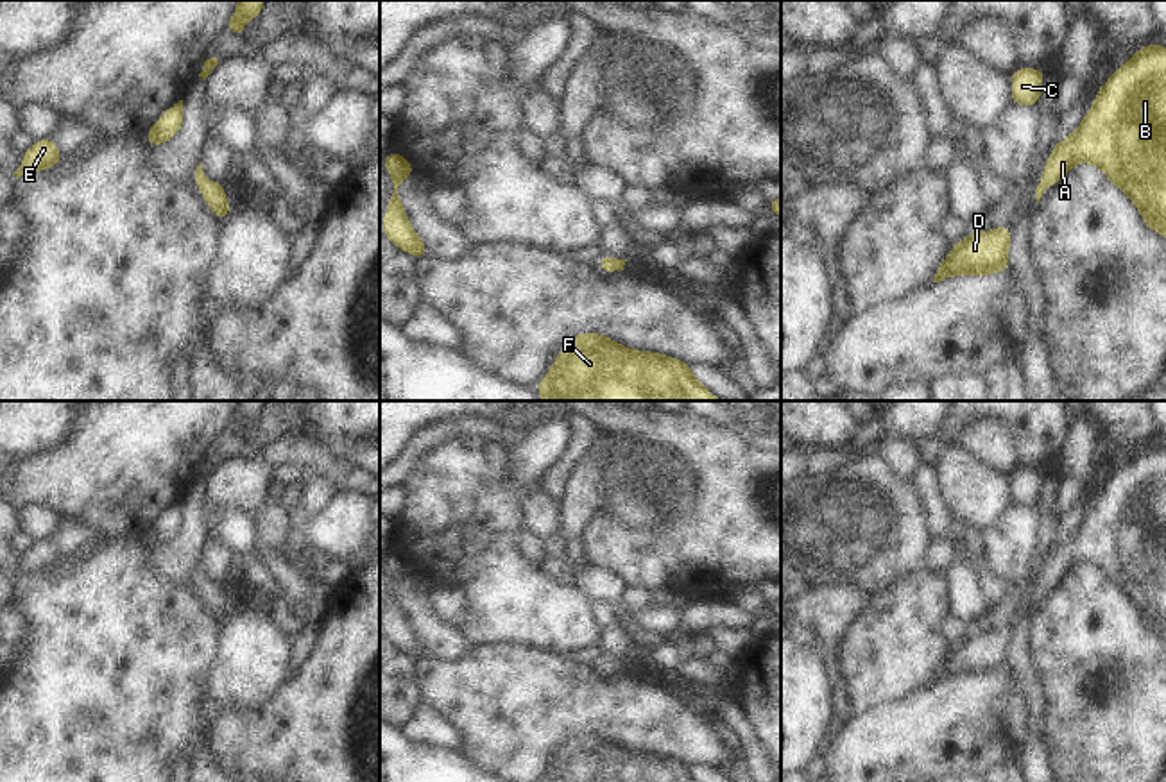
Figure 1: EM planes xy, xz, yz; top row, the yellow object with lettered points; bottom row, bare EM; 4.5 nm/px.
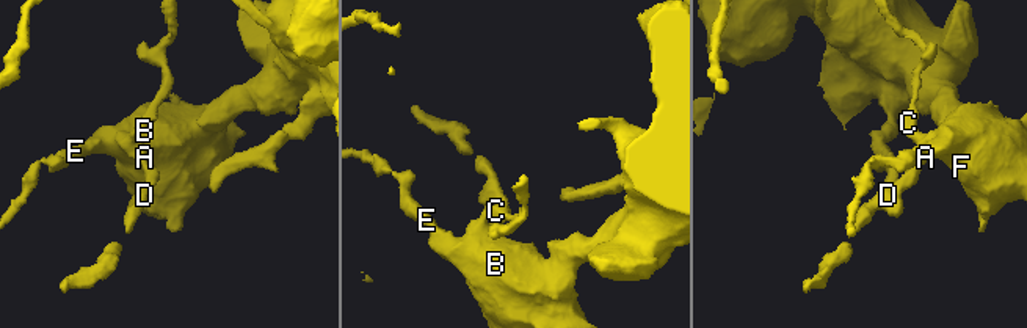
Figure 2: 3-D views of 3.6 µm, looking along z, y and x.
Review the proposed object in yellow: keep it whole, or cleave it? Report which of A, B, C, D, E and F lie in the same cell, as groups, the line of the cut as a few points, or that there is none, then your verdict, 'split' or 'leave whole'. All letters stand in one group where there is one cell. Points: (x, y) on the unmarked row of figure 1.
A B C D E F | no cut | leave whole

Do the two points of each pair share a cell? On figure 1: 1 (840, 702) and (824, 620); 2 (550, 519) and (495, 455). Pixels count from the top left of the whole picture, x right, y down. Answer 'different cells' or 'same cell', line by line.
1: same cell
2: different cells

